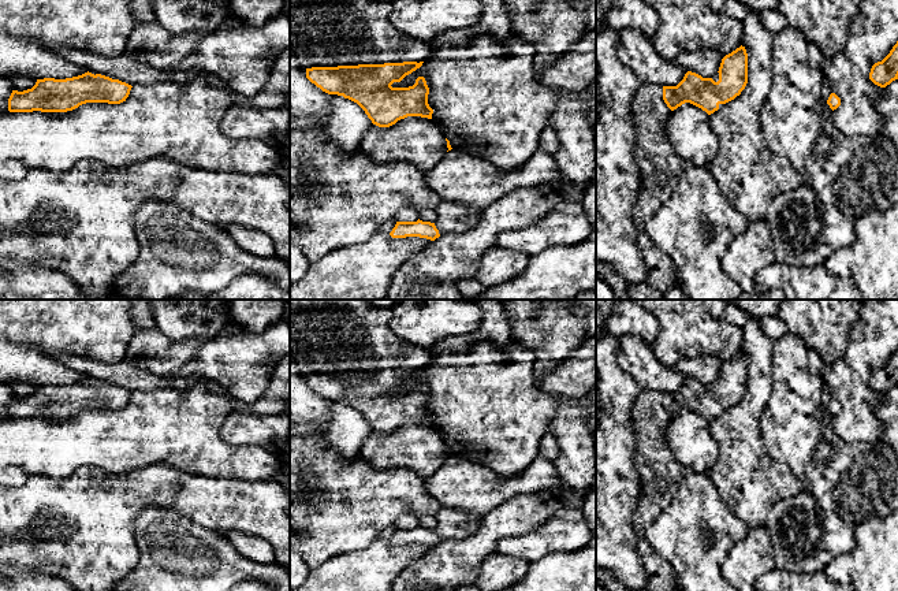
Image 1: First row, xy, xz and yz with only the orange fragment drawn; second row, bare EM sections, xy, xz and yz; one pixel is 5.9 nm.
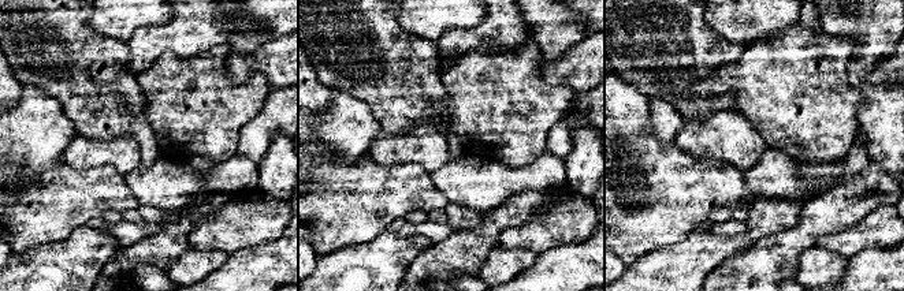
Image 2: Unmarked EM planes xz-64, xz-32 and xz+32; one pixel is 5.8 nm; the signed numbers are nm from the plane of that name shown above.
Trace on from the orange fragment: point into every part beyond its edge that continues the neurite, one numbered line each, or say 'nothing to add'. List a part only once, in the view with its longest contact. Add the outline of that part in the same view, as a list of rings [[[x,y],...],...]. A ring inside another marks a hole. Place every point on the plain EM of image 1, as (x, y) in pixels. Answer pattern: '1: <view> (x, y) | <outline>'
1: xz (325, 335) | [[[290,300],[290,356],[305,375],[425,368],[432,352],[395,335],[390,320],[390,309],[365,300]]]

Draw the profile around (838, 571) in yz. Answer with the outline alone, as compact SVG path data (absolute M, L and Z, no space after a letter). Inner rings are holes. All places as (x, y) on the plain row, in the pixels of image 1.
M898 510L887 516L868 516L854 528L856 544L850 553L835 557L823 570L835 584L850 583L856 591L898 591Z

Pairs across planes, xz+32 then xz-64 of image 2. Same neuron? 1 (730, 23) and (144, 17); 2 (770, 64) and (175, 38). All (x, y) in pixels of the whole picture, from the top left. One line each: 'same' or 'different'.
1: same
2: different

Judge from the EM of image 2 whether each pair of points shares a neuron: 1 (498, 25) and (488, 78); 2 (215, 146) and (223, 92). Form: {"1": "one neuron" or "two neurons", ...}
{"1": "two neurons", "2": "one neuron"}

